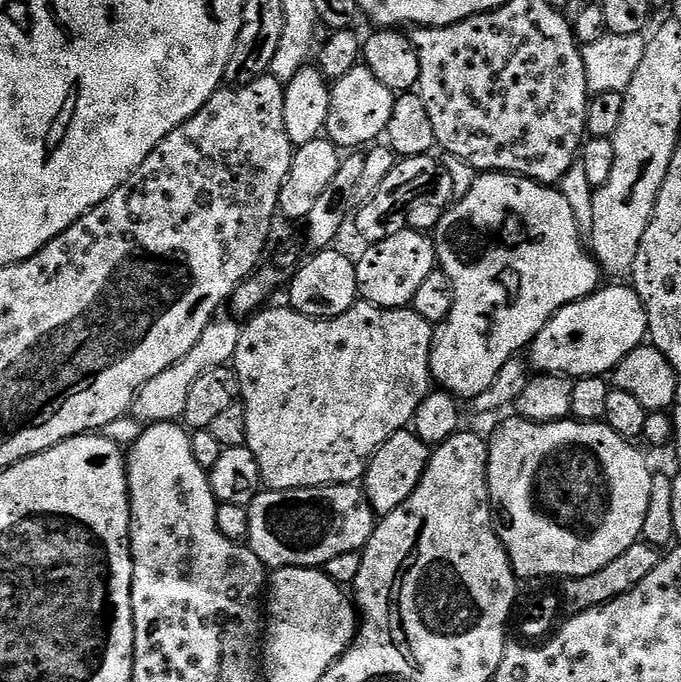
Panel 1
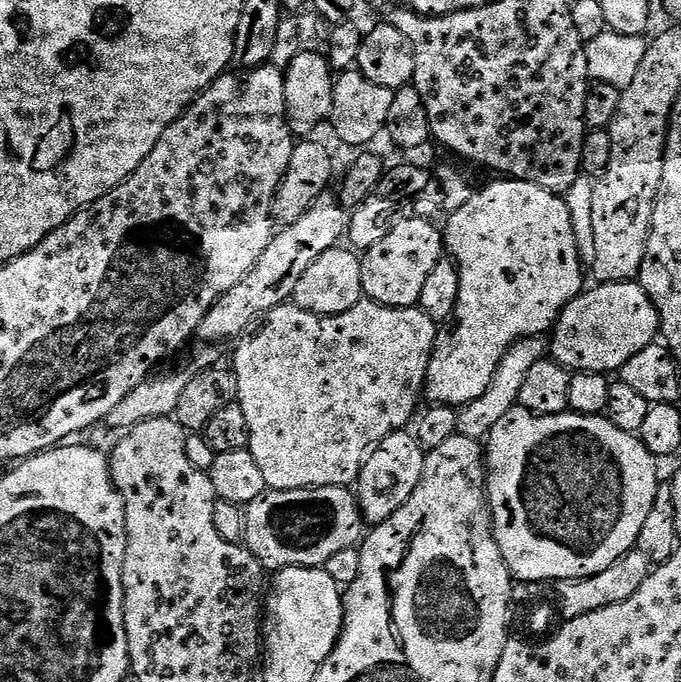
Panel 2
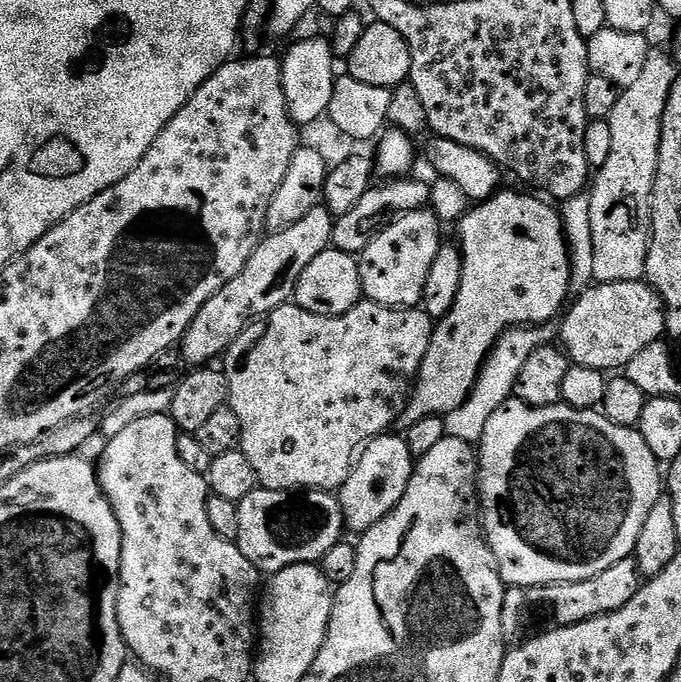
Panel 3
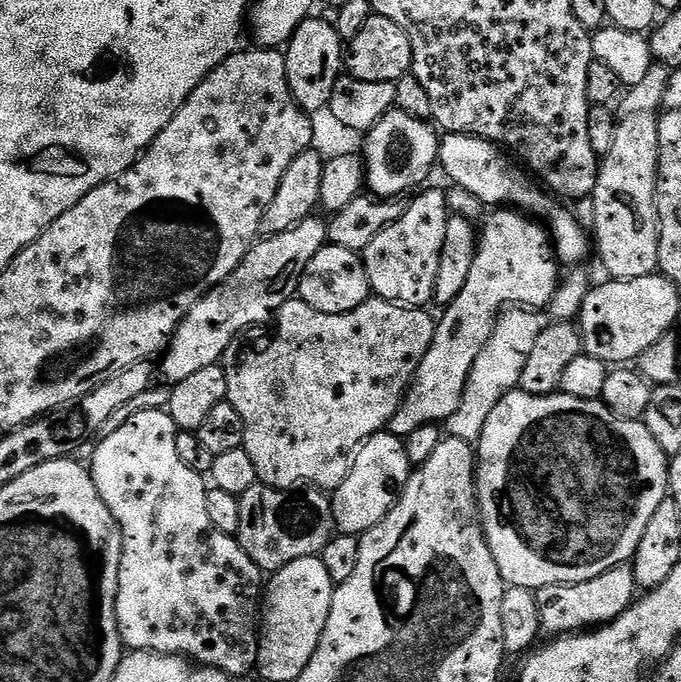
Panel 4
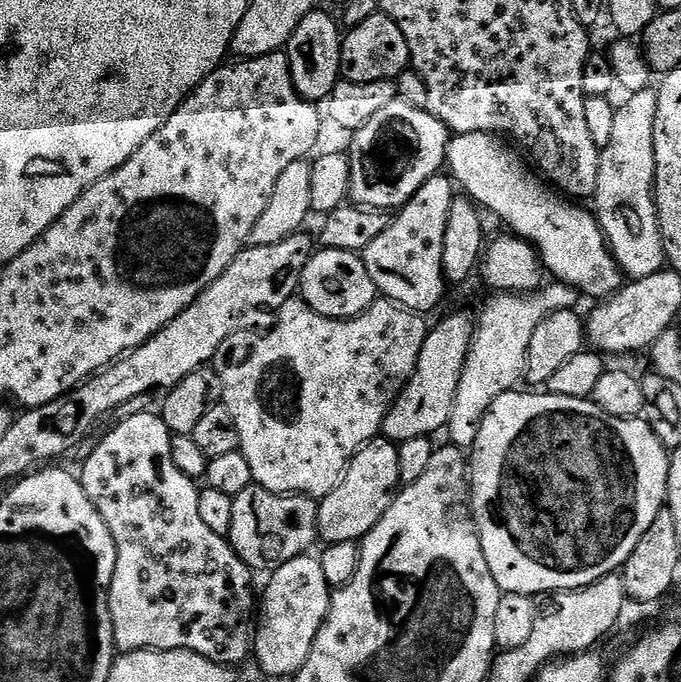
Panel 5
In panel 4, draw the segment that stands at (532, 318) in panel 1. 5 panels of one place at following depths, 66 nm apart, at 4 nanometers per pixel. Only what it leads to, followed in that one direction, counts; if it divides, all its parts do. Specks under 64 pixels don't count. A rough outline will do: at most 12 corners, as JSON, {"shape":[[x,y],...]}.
{"shape":[[519,210],[479,229],[466,286],[388,424],[403,438],[458,410],[500,313],[543,310],[562,268]]}

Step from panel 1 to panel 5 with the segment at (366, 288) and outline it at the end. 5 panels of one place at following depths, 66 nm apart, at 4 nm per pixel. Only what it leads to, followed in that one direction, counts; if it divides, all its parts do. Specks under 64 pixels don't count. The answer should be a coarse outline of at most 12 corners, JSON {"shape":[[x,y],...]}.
{"shape":[[437,174],[362,259],[381,297],[428,314],[446,281],[454,184]]}

